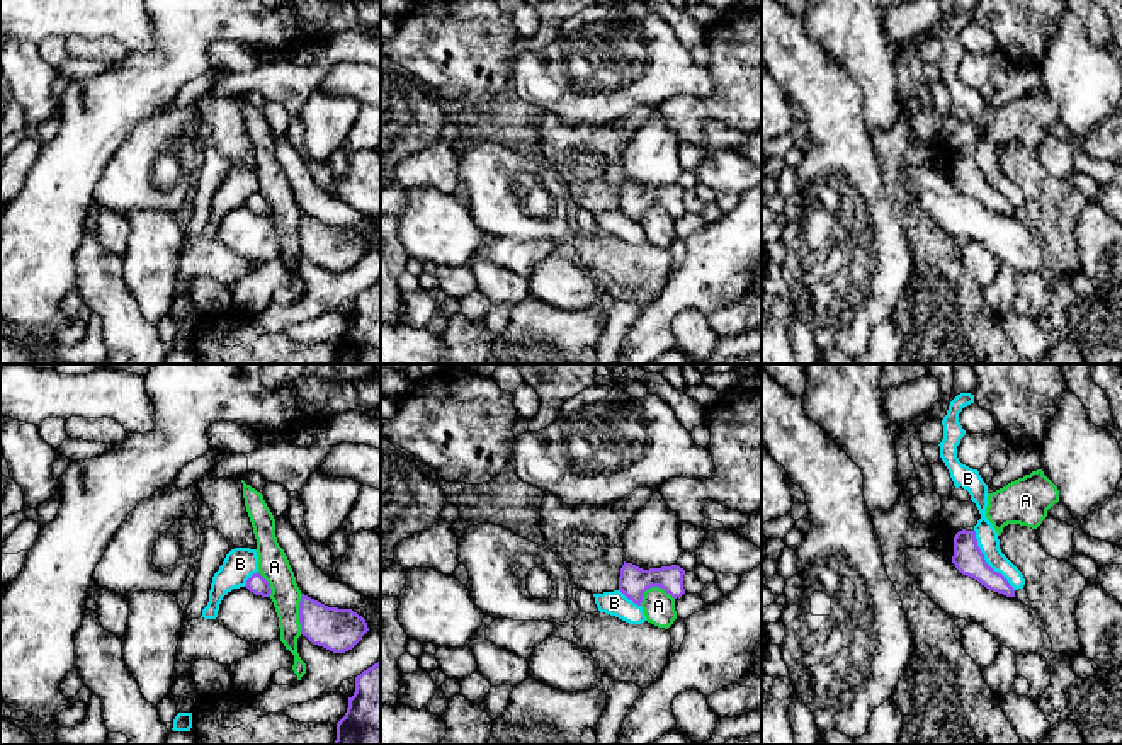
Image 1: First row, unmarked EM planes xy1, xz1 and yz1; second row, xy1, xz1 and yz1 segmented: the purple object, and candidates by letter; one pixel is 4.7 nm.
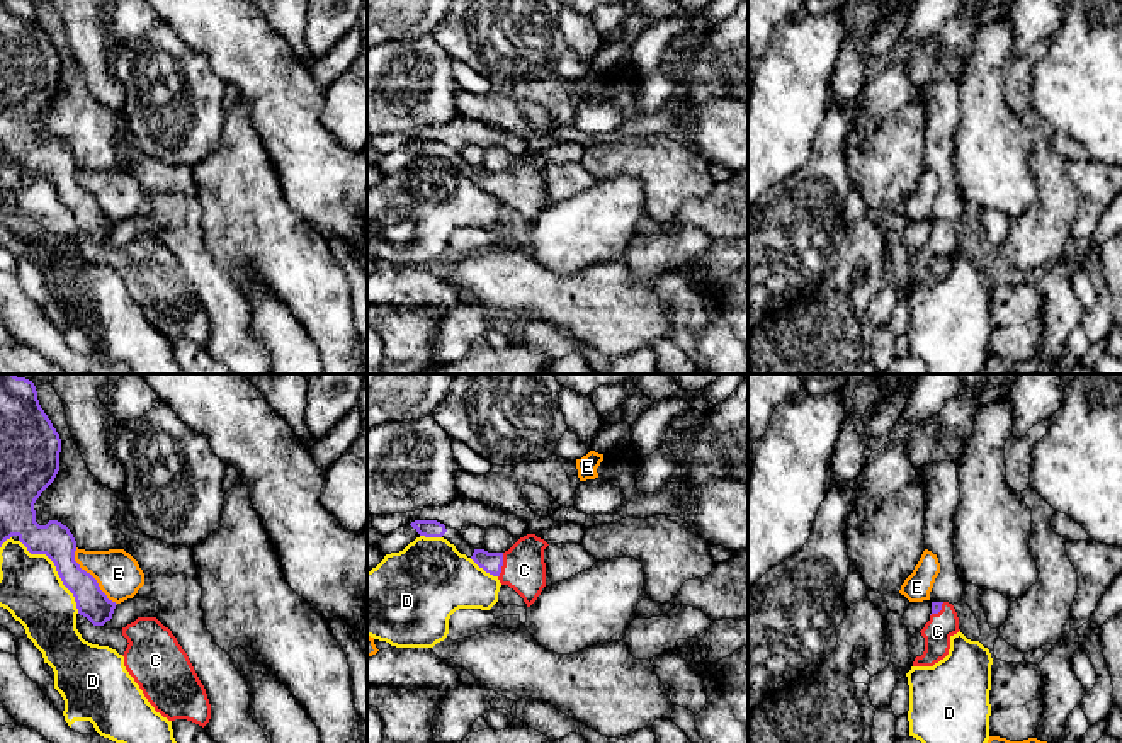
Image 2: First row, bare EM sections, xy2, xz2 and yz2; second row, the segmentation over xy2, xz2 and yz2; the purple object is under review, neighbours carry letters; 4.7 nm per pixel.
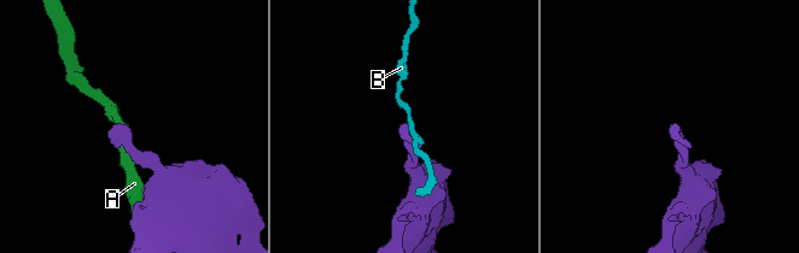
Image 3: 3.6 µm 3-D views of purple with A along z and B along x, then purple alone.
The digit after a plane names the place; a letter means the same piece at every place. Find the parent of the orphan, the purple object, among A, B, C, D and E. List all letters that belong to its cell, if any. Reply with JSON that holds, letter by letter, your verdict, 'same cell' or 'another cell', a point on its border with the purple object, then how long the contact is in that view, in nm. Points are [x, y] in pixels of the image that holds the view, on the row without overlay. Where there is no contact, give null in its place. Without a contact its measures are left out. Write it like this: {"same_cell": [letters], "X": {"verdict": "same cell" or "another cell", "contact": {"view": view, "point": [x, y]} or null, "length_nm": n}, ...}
{"same_cell": ["C"], "A": {"verdict": "another cell", "contact": {"view": "xz1", "point": [653, 204]}, "length_nm": 170}, "B": {"verdict": "another cell", "contact": {"view": "yz1", "point": [985, 181]}, "length_nm": 340}, "C": {"verdict": "same cell", "contact": {"view": "xz2", "point": [502, 184]}, "length_nm": 120}, "D": {"verdict": "another cell", "contact": {"view": "xy2", "point": [56, 189]}, "length_nm": 460}, "E": {"verdict": "another cell", "contact": {"view": "xy2", "point": [92, 196]}, "length_nm": 340}}

